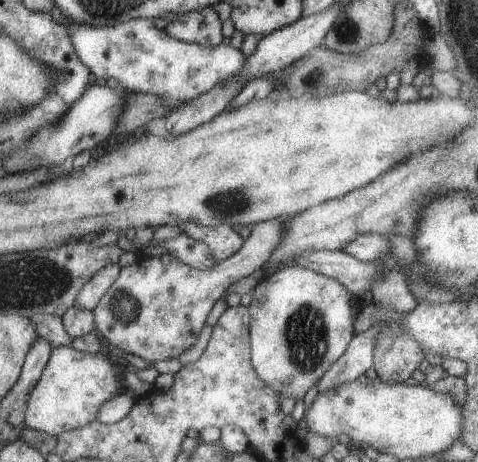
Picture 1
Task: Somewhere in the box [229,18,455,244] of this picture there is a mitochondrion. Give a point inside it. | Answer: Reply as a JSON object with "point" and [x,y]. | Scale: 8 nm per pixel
{"point":[345,32]}

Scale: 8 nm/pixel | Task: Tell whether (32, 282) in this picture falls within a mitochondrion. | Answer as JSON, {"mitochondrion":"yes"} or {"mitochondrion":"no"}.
{"mitochondrion":"yes"}

